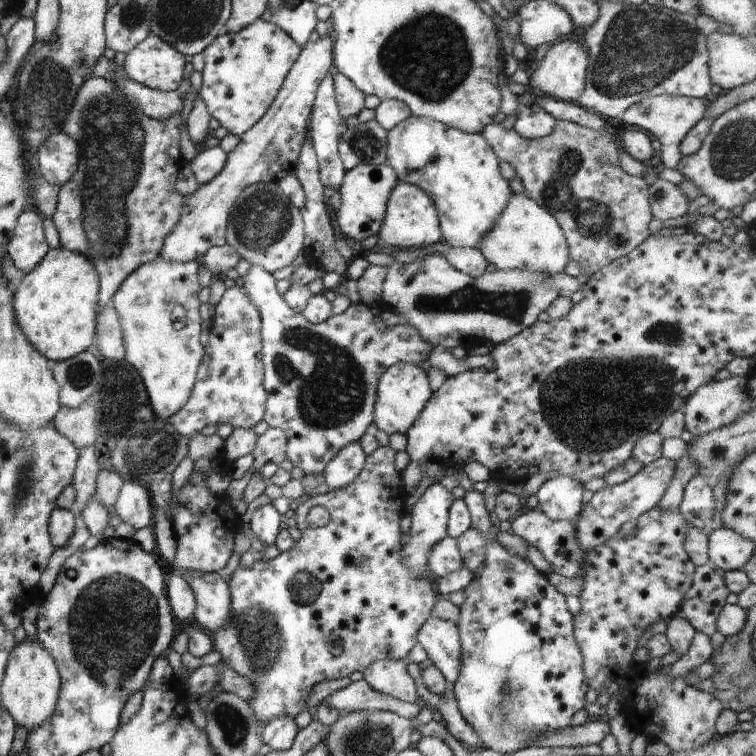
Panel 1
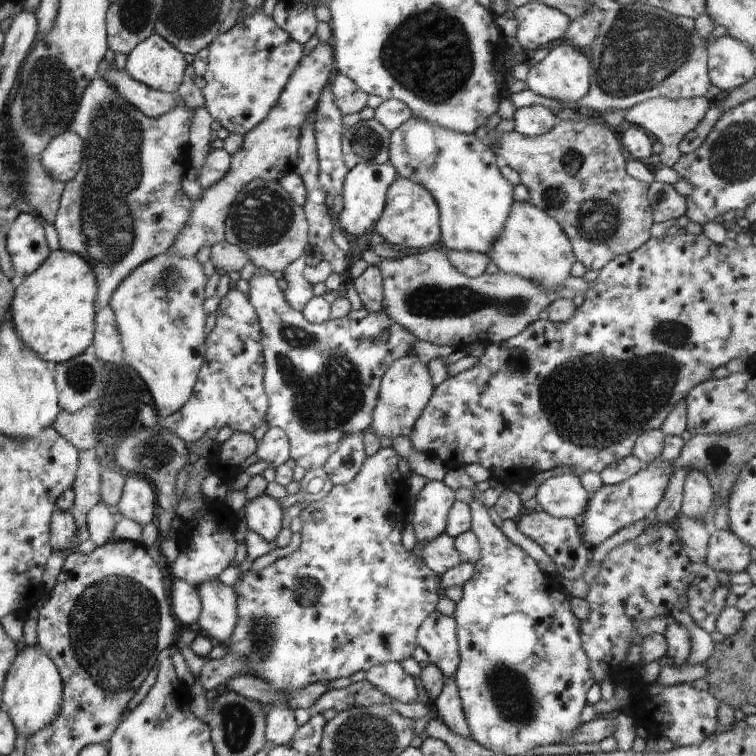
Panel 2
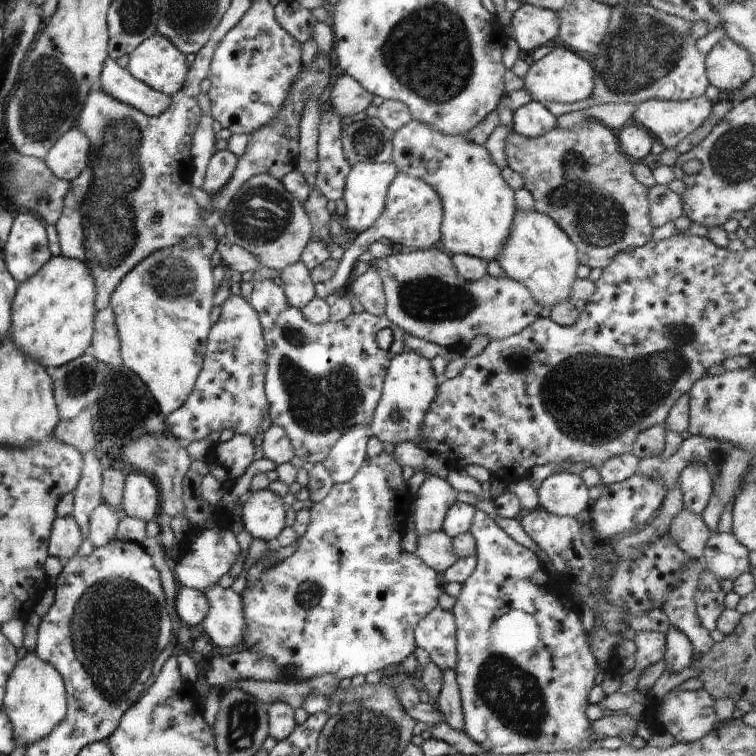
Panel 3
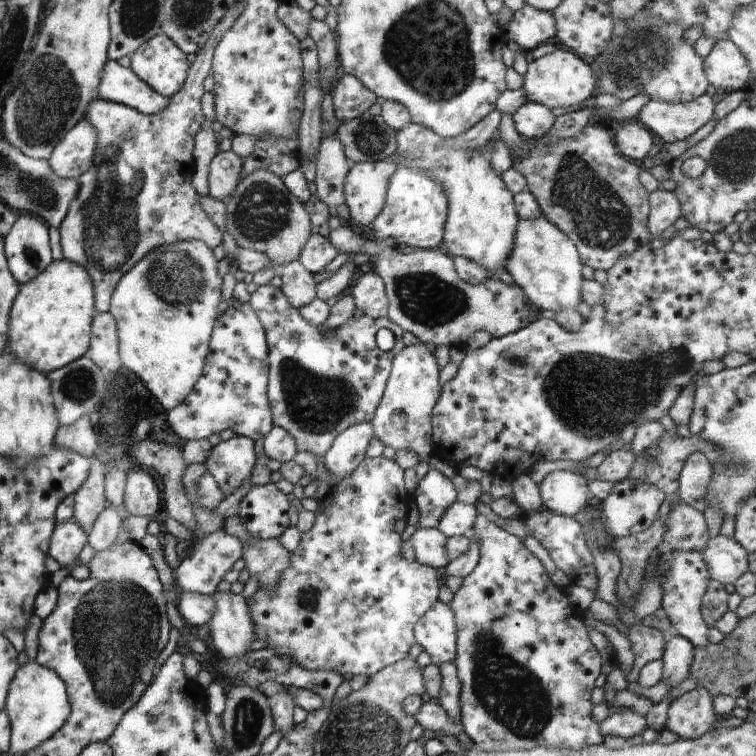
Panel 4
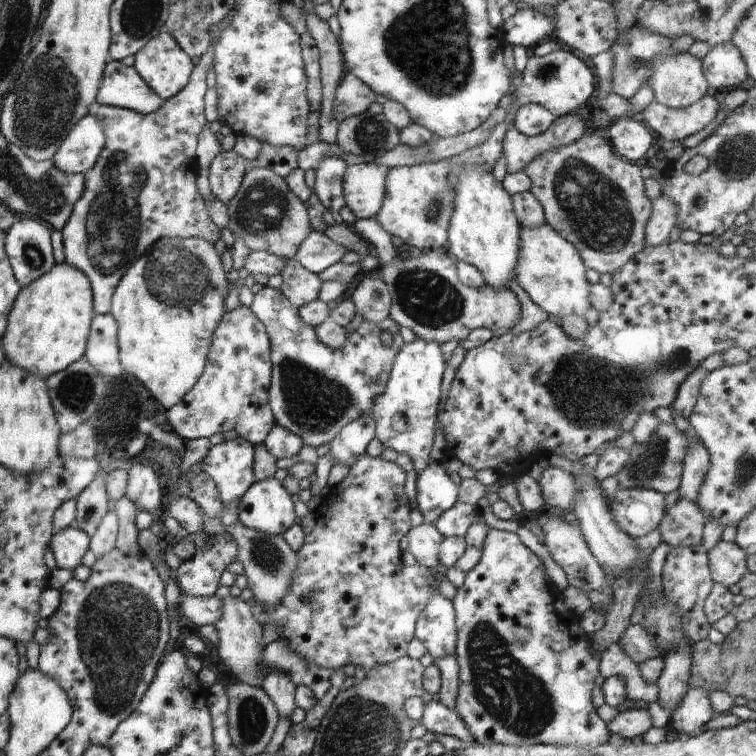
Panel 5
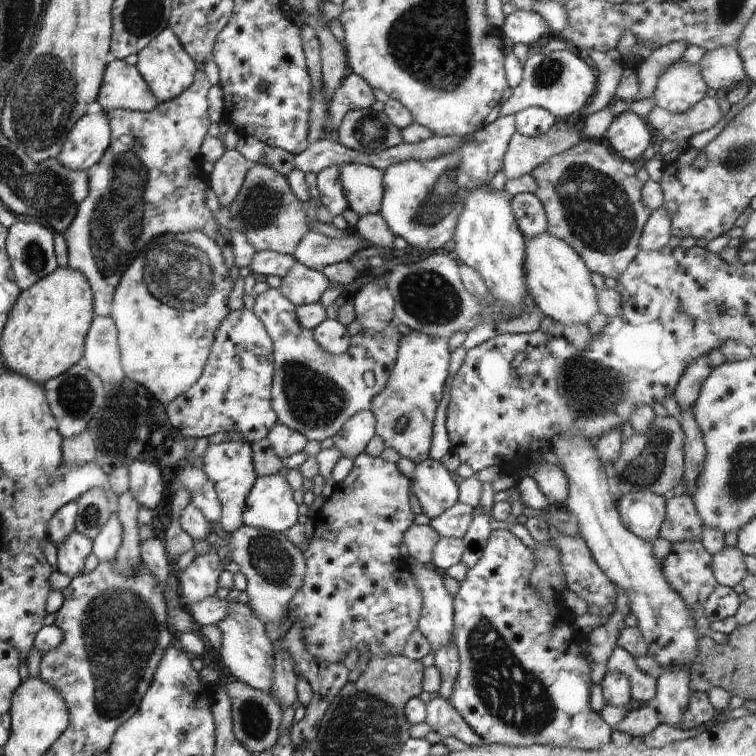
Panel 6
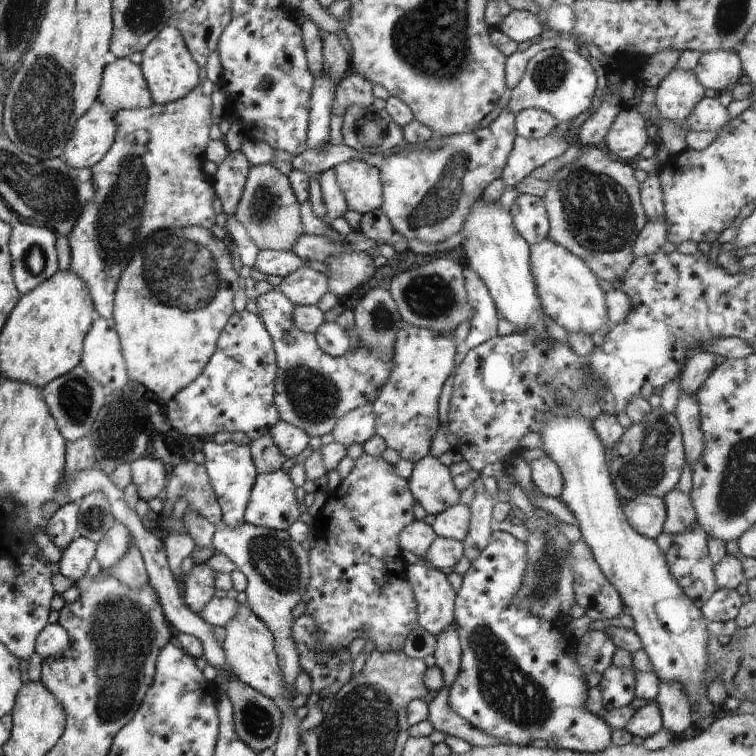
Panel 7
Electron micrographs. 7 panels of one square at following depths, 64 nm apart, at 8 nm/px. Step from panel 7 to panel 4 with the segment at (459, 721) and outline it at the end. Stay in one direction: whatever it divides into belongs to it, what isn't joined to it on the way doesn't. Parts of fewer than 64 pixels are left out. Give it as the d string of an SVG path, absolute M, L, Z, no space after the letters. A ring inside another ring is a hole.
M437 699L422 704L416 710L414 718L420 726L432 732L444 732L444 734L458 736L463 730L462 723L454 722L454 718L440 706Z

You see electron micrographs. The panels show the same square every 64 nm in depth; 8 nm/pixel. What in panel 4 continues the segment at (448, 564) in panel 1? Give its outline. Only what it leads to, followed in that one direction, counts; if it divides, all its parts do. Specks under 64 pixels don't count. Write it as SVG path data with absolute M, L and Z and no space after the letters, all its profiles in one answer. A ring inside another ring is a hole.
M417 527L409 540L418 563L441 572L448 566L450 562L446 552L448 537L437 528Z

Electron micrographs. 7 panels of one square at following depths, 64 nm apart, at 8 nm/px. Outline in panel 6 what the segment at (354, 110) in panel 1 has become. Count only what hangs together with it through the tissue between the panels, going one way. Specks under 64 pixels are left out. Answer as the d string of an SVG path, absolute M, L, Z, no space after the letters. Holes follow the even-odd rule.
M349 71L344 77L336 92L334 92L328 108L334 138L338 139L338 126L340 126L347 112L372 106L375 101L372 89L372 86L366 80L362 80L354 72Z

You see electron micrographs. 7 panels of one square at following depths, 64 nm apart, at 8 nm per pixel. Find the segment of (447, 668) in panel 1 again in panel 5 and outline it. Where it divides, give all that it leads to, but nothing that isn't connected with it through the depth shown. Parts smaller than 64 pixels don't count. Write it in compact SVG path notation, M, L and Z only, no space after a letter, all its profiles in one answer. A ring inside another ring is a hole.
M439 590L430 594L428 604L417 620L415 637L426 646L434 660L455 654L455 610L452 601L444 598Z

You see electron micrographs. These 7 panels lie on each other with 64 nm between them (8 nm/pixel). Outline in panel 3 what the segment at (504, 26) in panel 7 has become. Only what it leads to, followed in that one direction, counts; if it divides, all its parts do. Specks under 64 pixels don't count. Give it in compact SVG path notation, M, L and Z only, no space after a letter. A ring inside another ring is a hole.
M521 4L513 12L511 24L513 39L518 43L519 48L526 52L532 52L559 38L559 14L534 4Z

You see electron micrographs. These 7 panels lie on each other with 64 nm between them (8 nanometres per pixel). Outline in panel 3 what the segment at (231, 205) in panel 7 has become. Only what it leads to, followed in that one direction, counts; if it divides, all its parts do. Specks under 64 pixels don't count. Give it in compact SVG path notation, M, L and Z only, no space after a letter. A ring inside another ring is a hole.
M228 149L217 151L207 167L203 183L204 192L208 195L218 195L218 192L230 182L236 164L238 164L238 157L228 152Z

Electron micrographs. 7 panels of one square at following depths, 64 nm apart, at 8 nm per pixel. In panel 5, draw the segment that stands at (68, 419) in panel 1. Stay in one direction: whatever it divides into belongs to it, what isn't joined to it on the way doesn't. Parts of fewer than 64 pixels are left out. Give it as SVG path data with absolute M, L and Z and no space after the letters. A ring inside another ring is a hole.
M84 422L72 432L61 432L58 438L59 454L72 456L72 458L94 459L96 440L90 426L88 422Z

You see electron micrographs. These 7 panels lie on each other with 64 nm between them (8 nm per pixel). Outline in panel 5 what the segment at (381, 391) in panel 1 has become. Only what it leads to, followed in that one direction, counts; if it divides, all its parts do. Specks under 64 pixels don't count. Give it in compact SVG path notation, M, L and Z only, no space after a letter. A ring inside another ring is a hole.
M416 337L414 342L403 343L394 358L384 394L374 398L372 417L376 423L375 436L385 449L391 448L412 458L417 472L424 470L430 461L446 365L438 342L426 342Z

